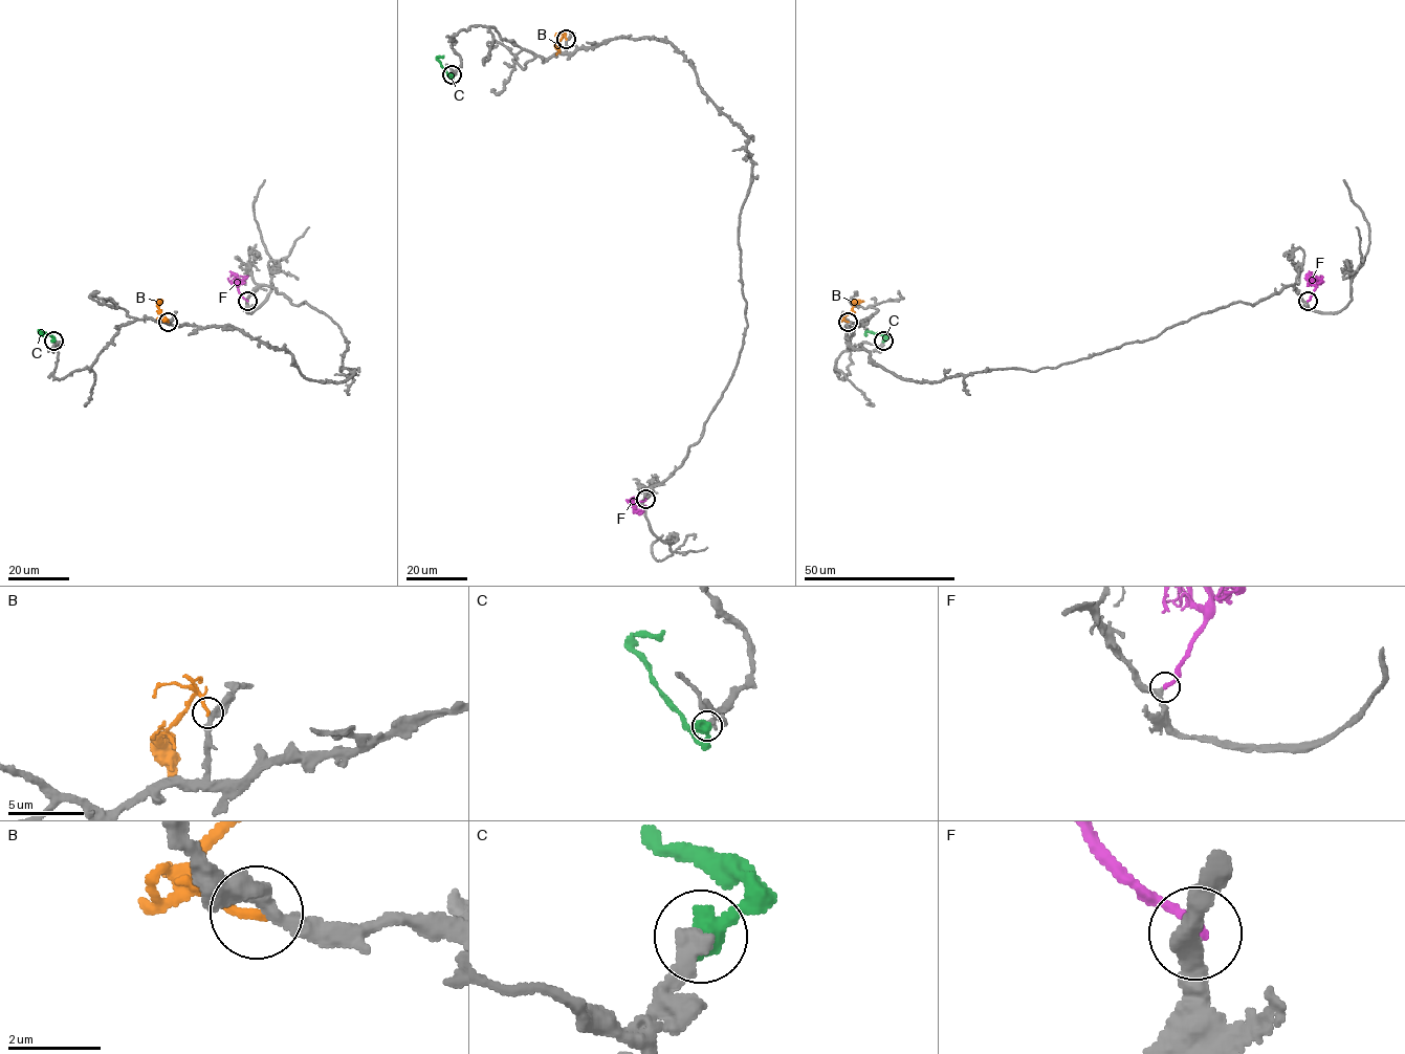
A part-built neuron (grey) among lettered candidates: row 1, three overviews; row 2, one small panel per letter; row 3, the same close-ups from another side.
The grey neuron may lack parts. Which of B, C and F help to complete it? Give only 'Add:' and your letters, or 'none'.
Add: F

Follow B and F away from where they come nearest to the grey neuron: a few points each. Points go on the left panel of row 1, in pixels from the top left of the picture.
B: (168, 322), (157, 301)
F: (247, 301), (236, 283), (247, 275)

